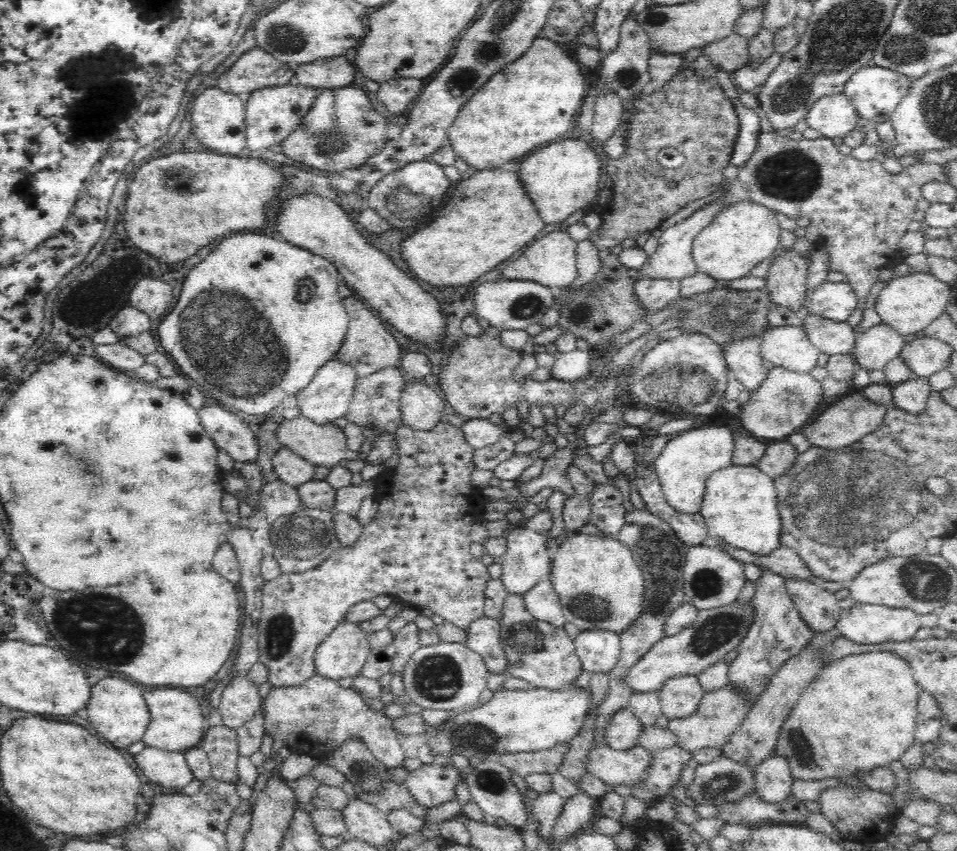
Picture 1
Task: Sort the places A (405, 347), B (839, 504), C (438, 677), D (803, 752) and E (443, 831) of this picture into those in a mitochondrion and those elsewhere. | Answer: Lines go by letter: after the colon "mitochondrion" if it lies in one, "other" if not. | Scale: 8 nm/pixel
A: other
B: mitochondrion
C: mitochondrion
D: mitochondrion
E: other

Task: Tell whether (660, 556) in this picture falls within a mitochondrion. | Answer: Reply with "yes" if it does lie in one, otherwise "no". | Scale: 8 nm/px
yes

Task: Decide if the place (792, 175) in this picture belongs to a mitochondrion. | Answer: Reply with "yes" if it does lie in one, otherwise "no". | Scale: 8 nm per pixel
yes

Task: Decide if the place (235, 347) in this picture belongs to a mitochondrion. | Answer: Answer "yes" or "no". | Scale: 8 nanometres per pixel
yes

